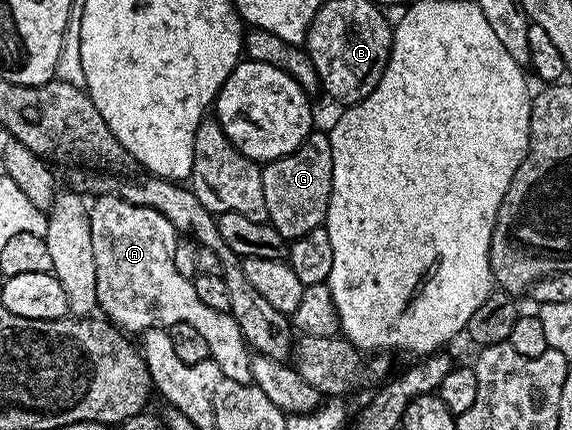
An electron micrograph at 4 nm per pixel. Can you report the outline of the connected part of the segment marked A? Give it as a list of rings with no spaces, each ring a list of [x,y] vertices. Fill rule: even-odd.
[[[103,195],[96,196],[90,202],[91,234],[93,235],[93,263],[95,264],[95,279],[97,281],[97,305],[103,313],[115,325],[120,325],[128,334],[142,334],[144,329],[170,330],[177,323],[189,323],[200,333],[205,343],[209,343],[211,352],[210,360],[225,371],[229,379],[233,379],[242,385],[252,384],[250,373],[250,361],[252,350],[247,340],[241,335],[241,327],[231,317],[230,312],[222,313],[213,311],[213,307],[203,302],[195,294],[195,282],[181,275],[175,266],[175,243],[177,230],[161,211],[150,209],[145,205],[131,203],[121,199],[118,195],[110,198],[111,205],[107,205],[108,198]]]

